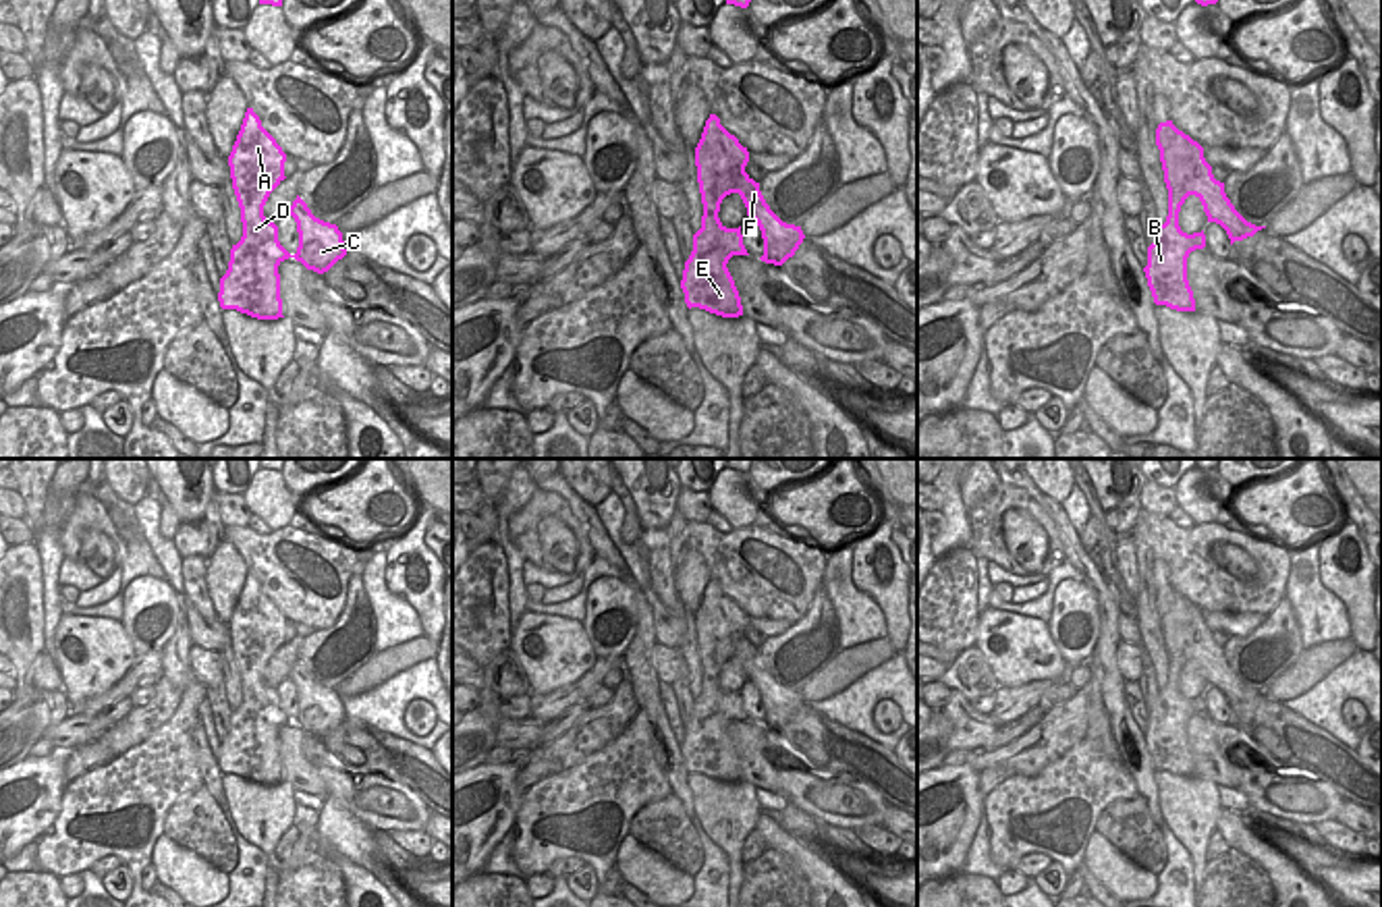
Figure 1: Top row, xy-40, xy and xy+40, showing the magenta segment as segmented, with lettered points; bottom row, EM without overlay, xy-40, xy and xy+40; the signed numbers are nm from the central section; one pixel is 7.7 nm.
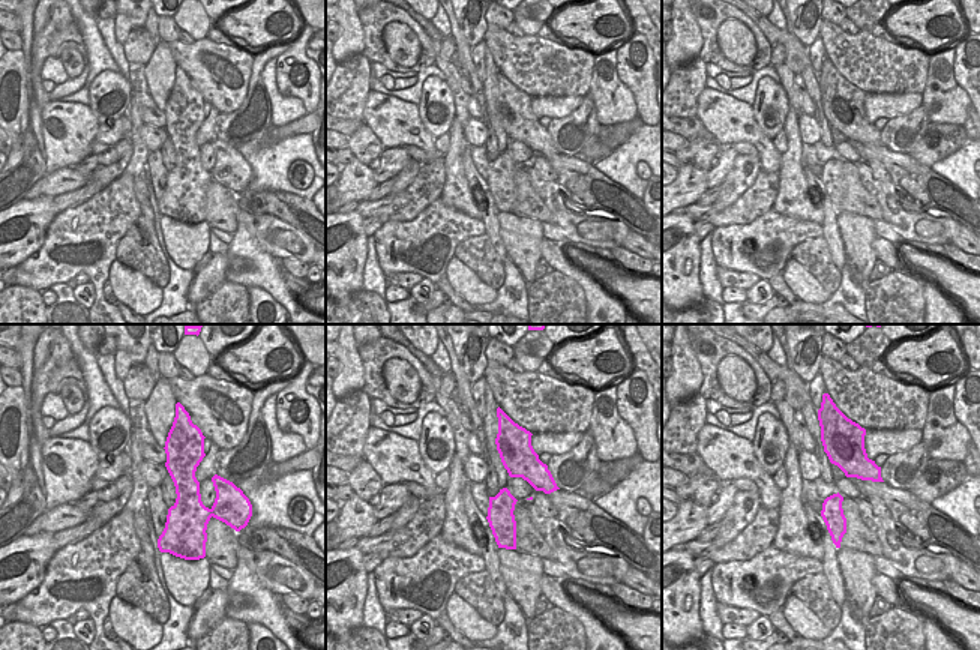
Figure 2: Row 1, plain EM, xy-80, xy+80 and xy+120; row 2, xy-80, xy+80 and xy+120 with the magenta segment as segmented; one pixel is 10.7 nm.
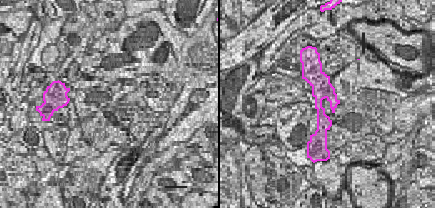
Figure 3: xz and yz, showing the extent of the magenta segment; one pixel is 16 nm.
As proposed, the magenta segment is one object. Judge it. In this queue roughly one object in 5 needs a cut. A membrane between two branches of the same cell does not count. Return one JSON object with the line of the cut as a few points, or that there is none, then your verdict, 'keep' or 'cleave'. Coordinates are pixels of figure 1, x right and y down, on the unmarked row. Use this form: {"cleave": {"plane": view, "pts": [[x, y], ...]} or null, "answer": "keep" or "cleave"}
{"cleave": {"plane": "xy+40", "pts": [[1190, 602], [1190, 625], [1185, 629], [1187, 658]]}, "answer": "cleave"}

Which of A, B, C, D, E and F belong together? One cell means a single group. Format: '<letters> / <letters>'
A B D E / C F

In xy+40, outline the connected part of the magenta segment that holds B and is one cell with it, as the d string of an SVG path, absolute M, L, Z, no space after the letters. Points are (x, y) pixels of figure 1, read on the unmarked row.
M1177 596L1170 612L1160 621L1168 654L1168 681L1148 712L1148 731L1143 733L1154 768L1177 776L1195 776L1187 745L1187 722L1191 716L1206 712L1204 695L1187 699L1179 691L1181 670L1189 662L1185 654L1185 629L1191 625L1189 604L1189 600Z

